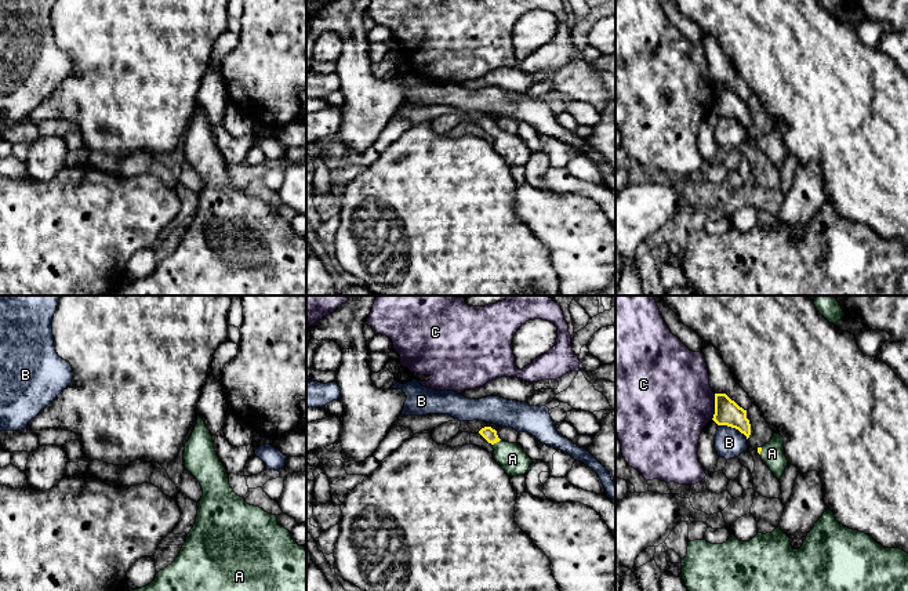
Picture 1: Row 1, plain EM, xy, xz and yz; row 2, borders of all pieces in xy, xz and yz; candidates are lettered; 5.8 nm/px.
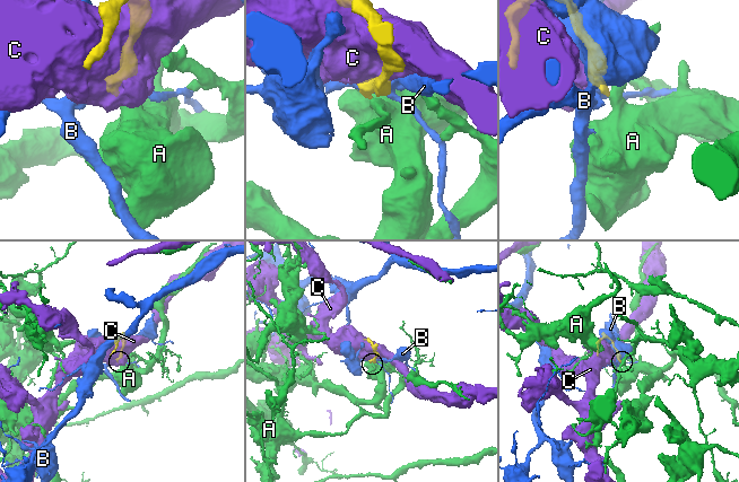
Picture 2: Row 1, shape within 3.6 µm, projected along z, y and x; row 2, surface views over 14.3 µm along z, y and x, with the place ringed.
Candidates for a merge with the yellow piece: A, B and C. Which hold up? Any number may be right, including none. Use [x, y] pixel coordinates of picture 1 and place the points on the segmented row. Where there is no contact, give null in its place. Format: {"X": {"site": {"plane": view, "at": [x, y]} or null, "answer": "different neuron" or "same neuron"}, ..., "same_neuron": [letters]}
{"A": {"site": {"plane": "xz", "at": [496, 442]}, "answer": "same neuron"}, "B": {"site": {"plane": "yz", "at": [734, 427]}, "answer": "different neuron"}, "C": {"site": {"plane": "yz", "at": [715, 406]}, "answer": "different neuron"}, "same_neuron": ["A"]}

